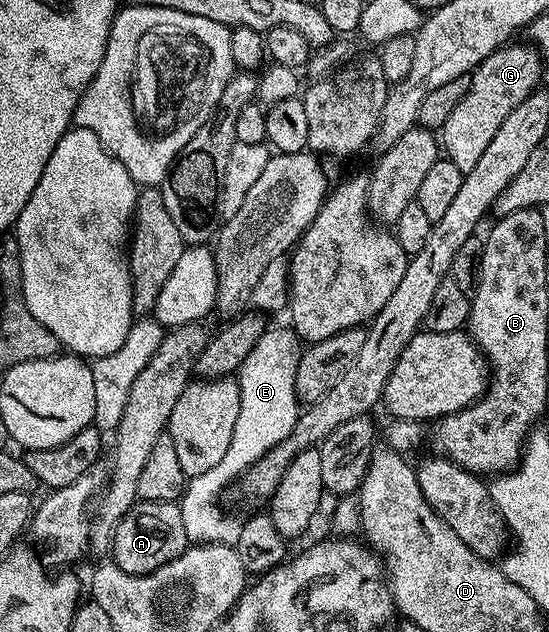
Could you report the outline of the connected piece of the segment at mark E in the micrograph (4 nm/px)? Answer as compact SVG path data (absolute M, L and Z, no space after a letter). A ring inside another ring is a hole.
M267 328L239 366L237 381L241 392L241 413L237 415L237 428L233 428L233 440L229 440L229 448L225 451L221 464L190 479L183 487L183 497L178 501L181 524L185 524L188 543L220 542L222 546L234 546L241 536L243 522L240 519L223 518L223 510L219 507L219 493L223 486L250 470L272 448L281 444L281 440L285 440L289 432L293 432L301 413L300 403L295 396L295 373L300 353L301 339L294 330Z

